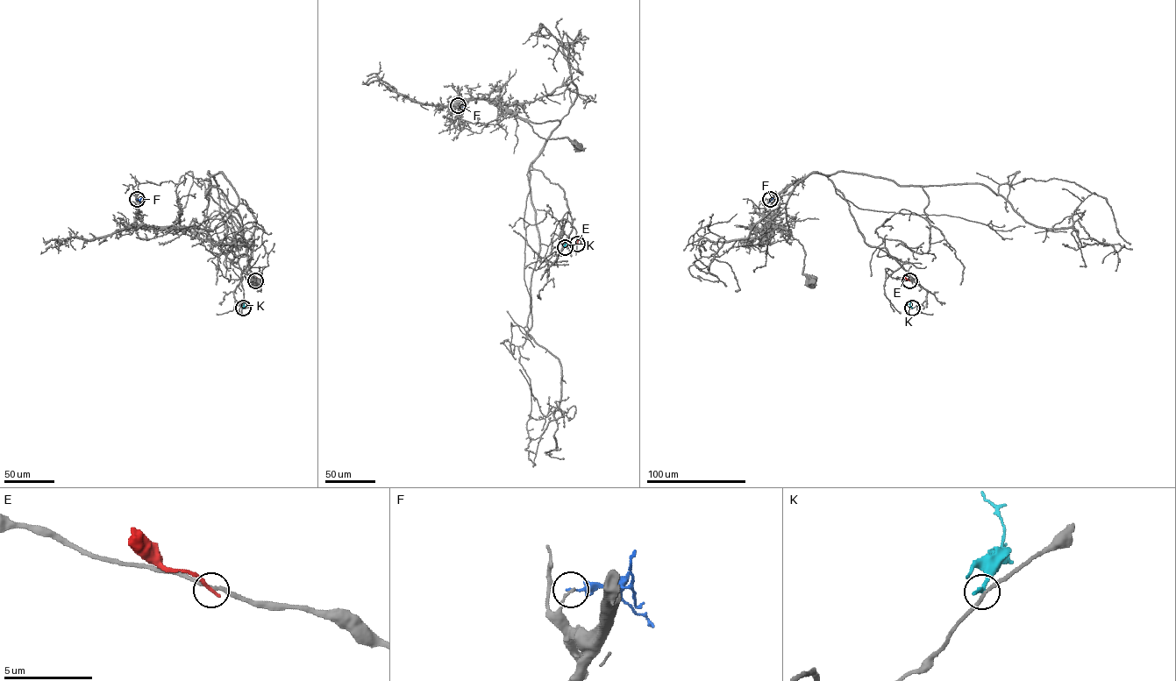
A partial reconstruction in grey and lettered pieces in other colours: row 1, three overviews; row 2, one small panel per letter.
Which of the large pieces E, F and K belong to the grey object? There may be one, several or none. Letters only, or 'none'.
none

